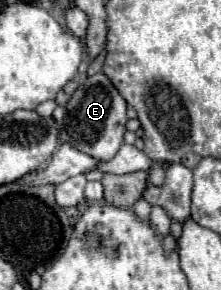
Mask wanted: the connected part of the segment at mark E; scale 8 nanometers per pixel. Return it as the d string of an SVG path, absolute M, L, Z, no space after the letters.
M102 74L88 76L82 86L72 94L66 104L66 118L60 130L60 138L80 152L86 152L98 160L110 160L116 156L122 146L122 138L126 132L126 102L114 88L114 84Z

